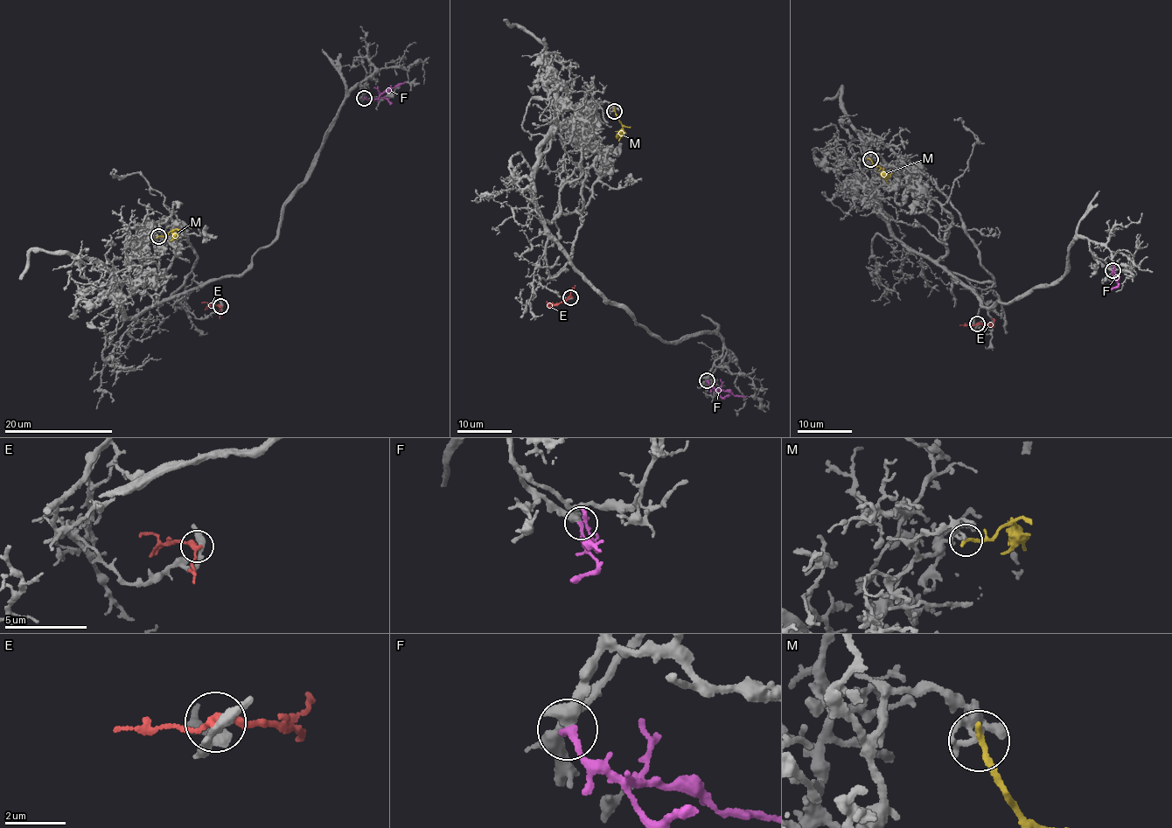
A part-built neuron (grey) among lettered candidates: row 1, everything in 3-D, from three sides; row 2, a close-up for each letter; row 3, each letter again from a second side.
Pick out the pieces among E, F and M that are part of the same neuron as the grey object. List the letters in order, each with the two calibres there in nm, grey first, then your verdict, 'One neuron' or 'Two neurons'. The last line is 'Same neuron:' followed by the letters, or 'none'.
E: Thickness 300 nm (grey) against 240 nm. Two neurons
F: Thickness 360 nm (grey) against 260 nm. One neuron
M: Thickness 200 nm (grey) against 220 nm. Two neurons
Same neuron: F

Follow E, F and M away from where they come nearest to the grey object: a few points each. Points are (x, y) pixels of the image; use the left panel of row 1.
E: (220, 306), (201, 303)
F: (364, 97), (374, 100), (405, 80)
M: (158, 236), (166, 235), (171, 231), (177, 240)

